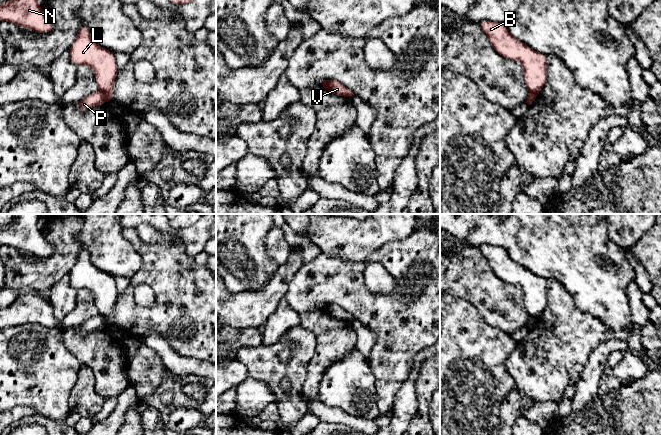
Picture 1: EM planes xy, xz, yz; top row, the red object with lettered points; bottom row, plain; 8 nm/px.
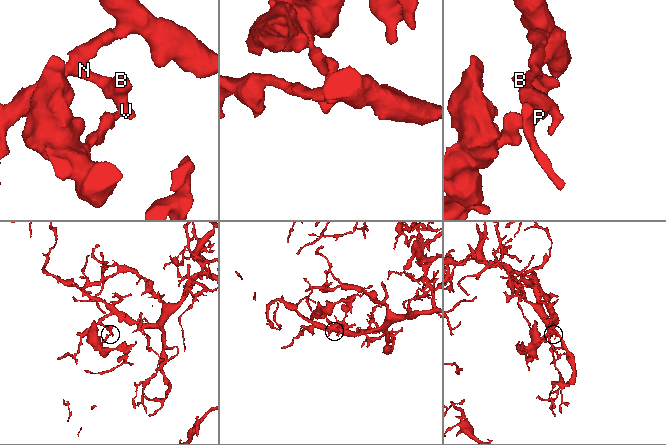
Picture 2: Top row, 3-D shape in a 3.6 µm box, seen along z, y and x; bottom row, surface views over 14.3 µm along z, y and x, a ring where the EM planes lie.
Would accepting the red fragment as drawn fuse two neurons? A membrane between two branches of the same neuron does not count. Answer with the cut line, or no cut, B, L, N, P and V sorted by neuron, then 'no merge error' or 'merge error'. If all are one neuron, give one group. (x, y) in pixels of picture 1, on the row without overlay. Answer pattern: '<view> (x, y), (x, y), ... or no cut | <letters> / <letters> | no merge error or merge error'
xy (100, 314), (107, 322) | B L N V / P | merge error

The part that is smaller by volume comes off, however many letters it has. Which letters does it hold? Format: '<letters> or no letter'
P

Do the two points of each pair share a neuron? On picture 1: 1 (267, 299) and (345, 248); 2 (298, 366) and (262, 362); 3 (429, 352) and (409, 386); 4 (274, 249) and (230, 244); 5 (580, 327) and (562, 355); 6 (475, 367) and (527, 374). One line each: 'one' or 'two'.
1: two
2: one
3: one
4: two
5: one
6: two

